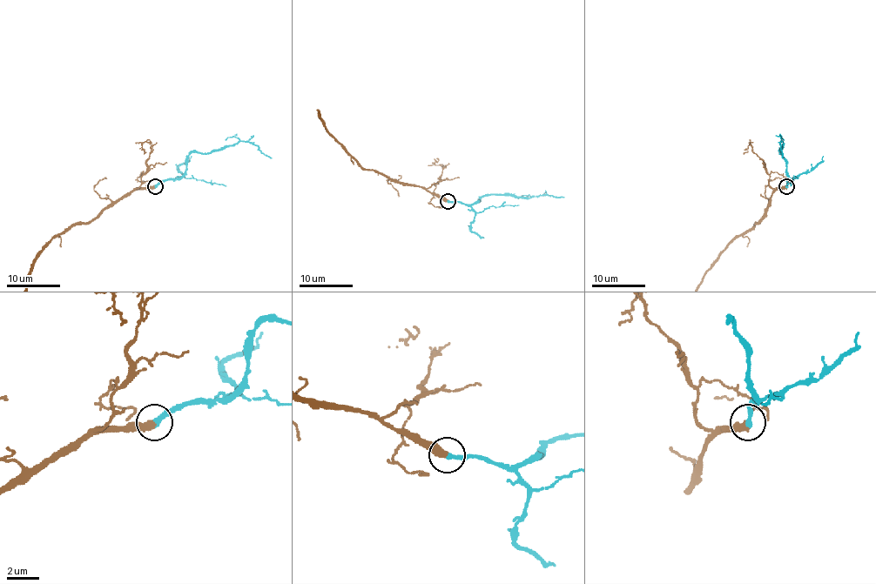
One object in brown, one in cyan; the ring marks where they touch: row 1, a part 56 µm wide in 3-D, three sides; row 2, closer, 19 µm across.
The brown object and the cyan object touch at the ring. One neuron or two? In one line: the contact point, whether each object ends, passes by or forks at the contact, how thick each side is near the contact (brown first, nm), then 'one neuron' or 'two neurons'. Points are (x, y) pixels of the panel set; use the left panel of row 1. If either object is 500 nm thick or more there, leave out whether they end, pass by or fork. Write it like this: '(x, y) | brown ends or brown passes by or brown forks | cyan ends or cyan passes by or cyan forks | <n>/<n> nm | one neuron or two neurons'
(155, 186) | brown ends | cyan ends | 480/340 nm | one neuron

